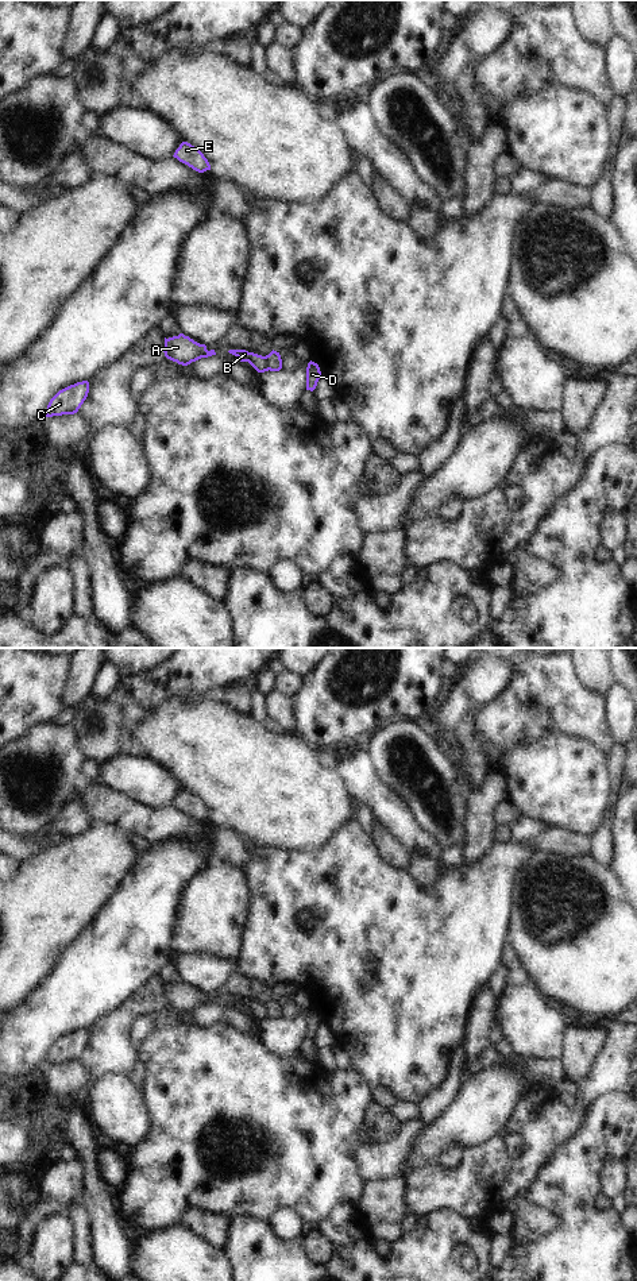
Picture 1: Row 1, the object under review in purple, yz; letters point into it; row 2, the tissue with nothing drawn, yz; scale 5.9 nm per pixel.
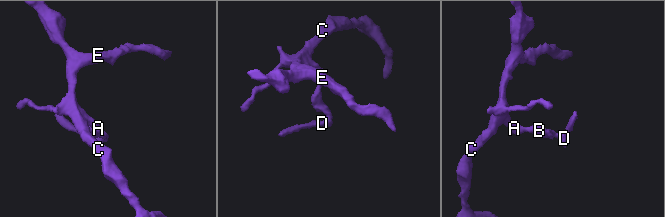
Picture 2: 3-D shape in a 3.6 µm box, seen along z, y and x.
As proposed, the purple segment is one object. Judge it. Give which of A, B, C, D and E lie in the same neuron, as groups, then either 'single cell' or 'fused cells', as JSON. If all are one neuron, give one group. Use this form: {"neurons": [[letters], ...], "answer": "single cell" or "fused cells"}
{"neurons": [["A", "B", "C", "E"], ["D"]], "answer": "fused cells"}

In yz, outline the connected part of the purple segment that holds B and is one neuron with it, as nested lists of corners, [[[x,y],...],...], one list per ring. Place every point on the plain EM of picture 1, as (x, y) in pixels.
[[[229,998],[228,1000],[238,1004],[240,1010],[248,1010],[258,1020],[269,1019],[266,1004],[246,998]]]

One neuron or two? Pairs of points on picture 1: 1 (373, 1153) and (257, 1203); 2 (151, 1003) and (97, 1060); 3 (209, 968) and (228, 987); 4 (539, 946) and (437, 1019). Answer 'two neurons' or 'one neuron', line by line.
1: two neurons
2: one neuron
3: two neurons
4: two neurons

